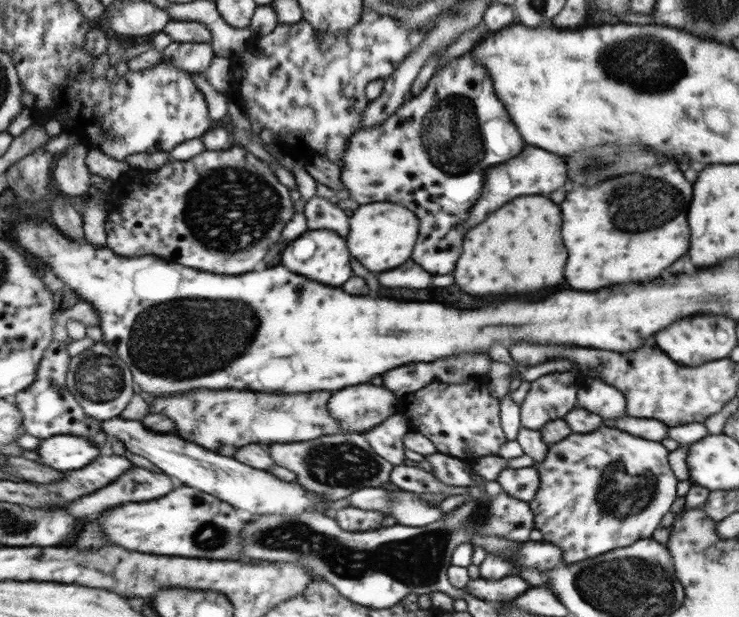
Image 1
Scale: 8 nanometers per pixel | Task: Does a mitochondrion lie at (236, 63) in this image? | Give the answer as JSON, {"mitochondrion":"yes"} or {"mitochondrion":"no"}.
{"mitochondrion":"no"}

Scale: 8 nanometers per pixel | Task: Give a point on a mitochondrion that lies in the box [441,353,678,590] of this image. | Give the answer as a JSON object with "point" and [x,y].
{"point":[627,488]}

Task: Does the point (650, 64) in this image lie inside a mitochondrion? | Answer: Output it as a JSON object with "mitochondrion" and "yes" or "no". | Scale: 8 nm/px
{"mitochondrion":"yes"}

